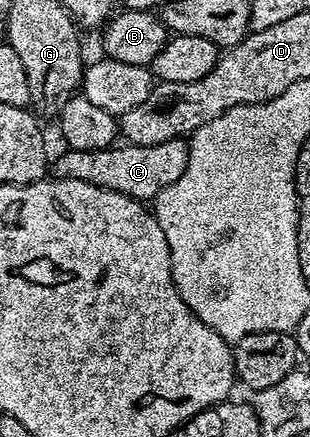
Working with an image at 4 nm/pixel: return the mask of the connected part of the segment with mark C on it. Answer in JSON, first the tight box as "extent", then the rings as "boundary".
{"extent":[53,138,190,200],"boundary":[[[173,138],[155,146],[132,146],[118,144],[108,150],[71,150],[63,149],[58,159],[53,159],[54,178],[84,180],[84,184],[99,186],[112,192],[120,192],[129,198],[152,200],[168,184],[176,184],[184,176],[190,151],[186,138]]]}

